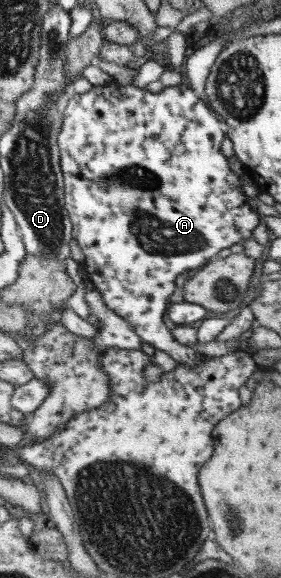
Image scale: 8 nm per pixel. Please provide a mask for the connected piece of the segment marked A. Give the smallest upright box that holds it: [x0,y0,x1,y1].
[57,82,262,367]

